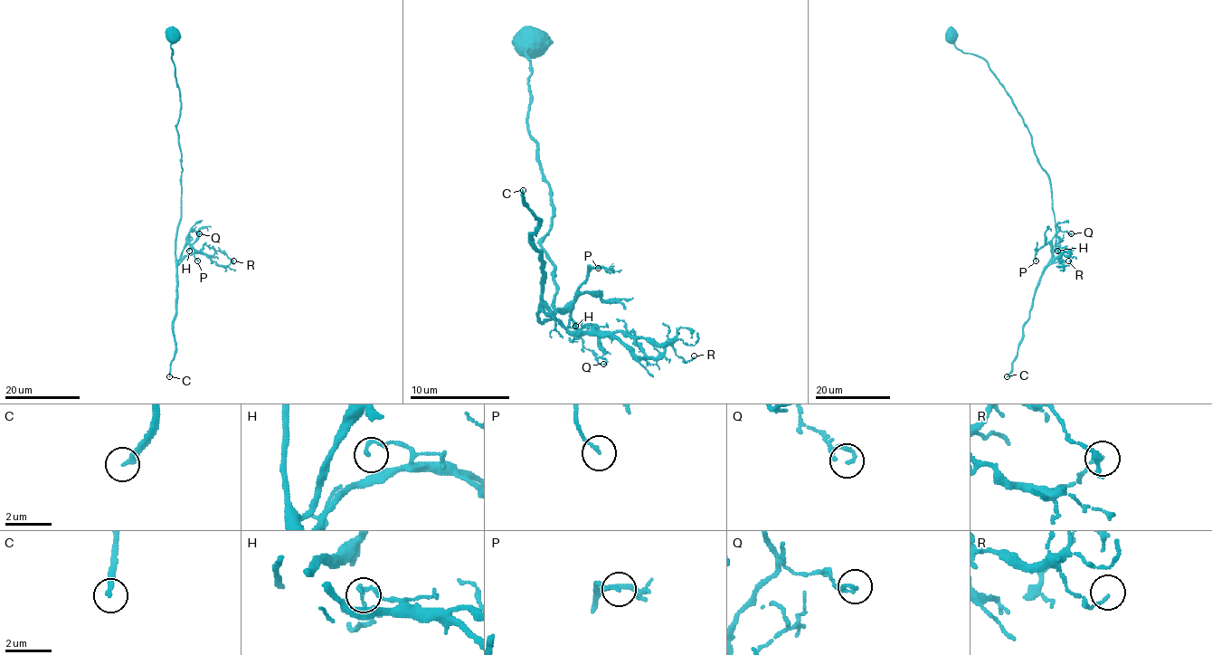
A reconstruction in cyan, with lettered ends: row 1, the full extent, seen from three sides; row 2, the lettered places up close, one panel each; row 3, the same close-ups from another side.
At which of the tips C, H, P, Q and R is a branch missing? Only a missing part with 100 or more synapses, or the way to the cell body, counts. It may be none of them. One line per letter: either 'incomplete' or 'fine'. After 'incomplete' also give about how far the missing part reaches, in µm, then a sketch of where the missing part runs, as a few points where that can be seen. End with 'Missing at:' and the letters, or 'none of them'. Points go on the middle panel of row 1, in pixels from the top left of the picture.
C: incomplete; missing 100 µm
H: fine
P: fine
Q: fine
R: fine
Missing at: C

